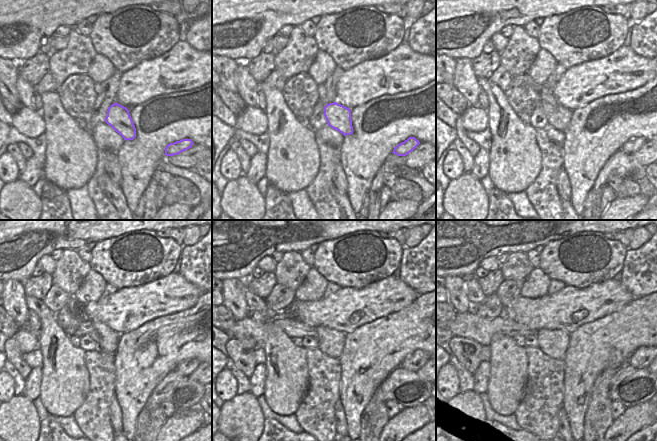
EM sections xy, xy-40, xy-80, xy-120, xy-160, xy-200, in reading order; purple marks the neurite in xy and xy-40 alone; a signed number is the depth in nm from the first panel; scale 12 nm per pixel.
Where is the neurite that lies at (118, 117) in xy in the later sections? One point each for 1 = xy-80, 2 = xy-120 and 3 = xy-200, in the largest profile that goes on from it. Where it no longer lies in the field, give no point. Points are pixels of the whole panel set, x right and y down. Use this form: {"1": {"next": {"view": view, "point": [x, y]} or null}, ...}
{"1": {"next": {"view": "xy-80", "point": [558, 116]}}, "2": {"next": {"view": "xy-120", "point": [86, 328]}}, "3": {"next": {"view": "xy-200", "point": [466, 324]}}}

